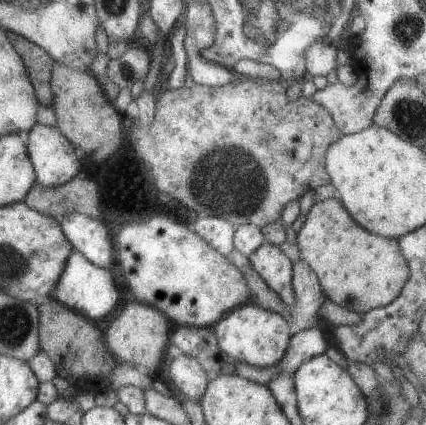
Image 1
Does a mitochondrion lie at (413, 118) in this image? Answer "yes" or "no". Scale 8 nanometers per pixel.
yes

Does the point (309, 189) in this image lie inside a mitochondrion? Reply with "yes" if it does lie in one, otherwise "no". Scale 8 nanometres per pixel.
no

